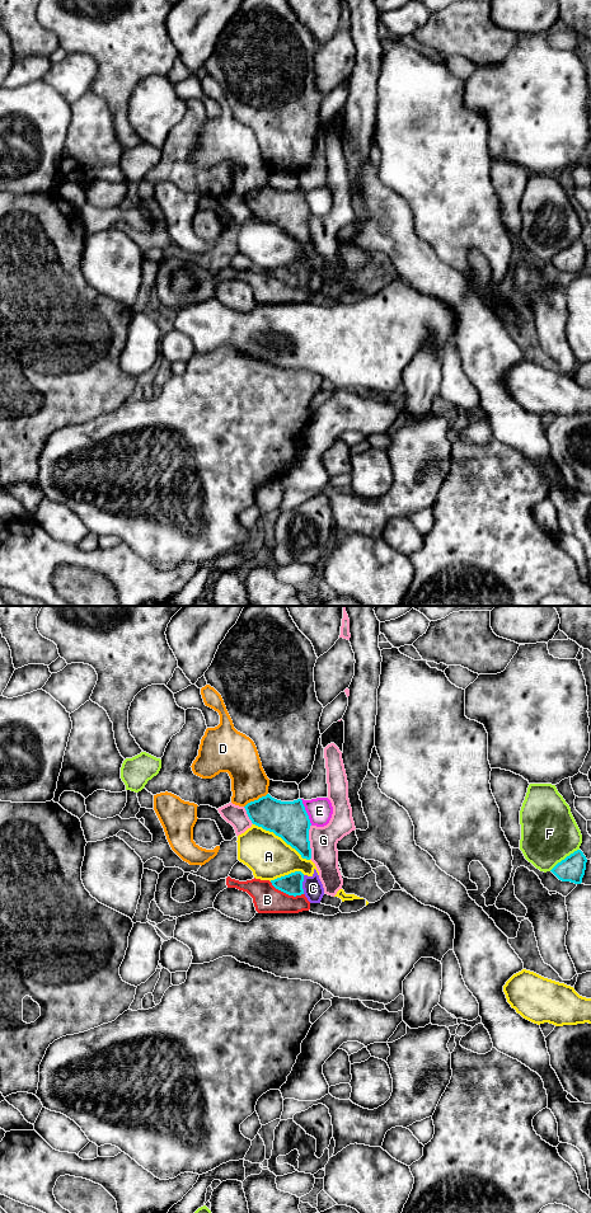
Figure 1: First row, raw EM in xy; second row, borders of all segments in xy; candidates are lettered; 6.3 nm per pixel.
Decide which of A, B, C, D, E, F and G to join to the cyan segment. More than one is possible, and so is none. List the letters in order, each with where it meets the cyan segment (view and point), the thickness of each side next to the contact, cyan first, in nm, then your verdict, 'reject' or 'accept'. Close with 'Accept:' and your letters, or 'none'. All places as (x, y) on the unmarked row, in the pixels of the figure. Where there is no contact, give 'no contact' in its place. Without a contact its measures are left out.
A: meets cyan in xy at (281, 227); 240 nm thick on the cyan side, 280 nm on the other; reject
B: meets cyan in xy at (286, 283); 140 nm thick on the cyan side, 180 nm on the other; reject
C: meets cyan in xy at (301, 274); 140 nm thick on the cyan side, 130 nm on the other; reject
D: meets cyan in xy at (256, 191); 240 nm thick on the cyan side, 240 nm on the other; reject
E: meets cyan in xy at (305, 202); 240 nm thick on the cyan side, 160 nm on the other; reject
F: meets cyan in xy at (564, 249); 160 nm thick on the cyan side, 360 nm on the other; reject
G: meets cyan in xy at (309, 233); 240 nm thick on the cyan side, 180 nm on the other; reject
Accept: none

